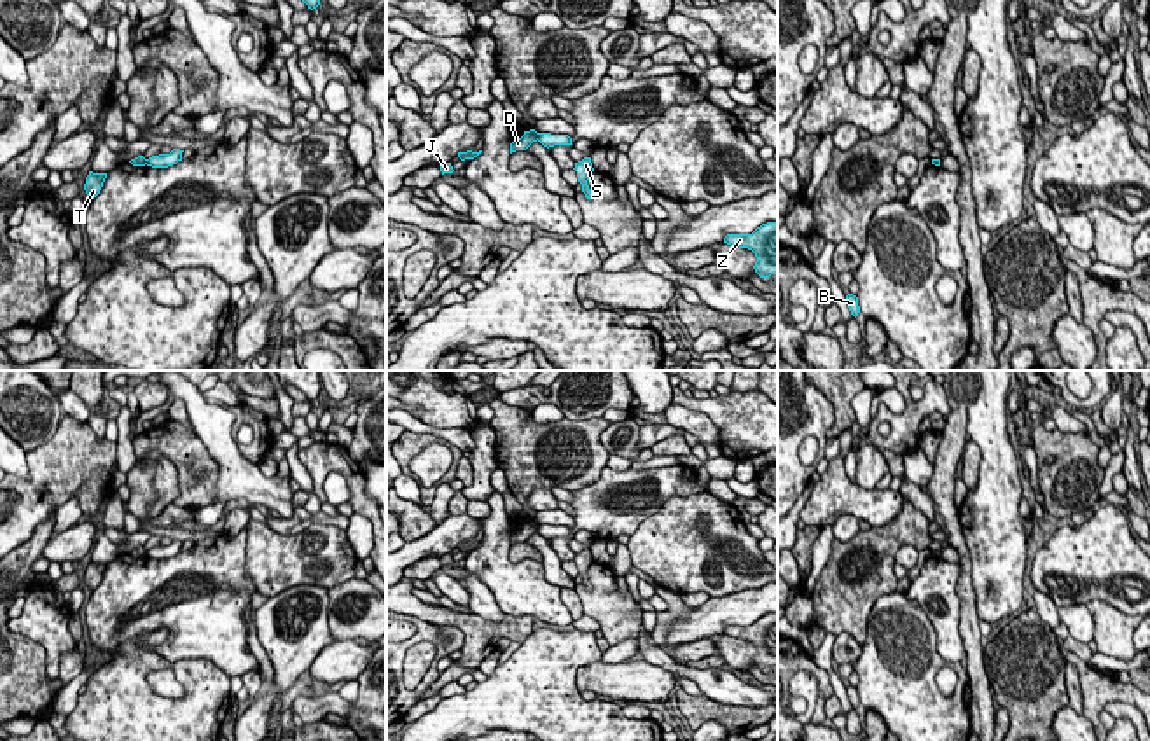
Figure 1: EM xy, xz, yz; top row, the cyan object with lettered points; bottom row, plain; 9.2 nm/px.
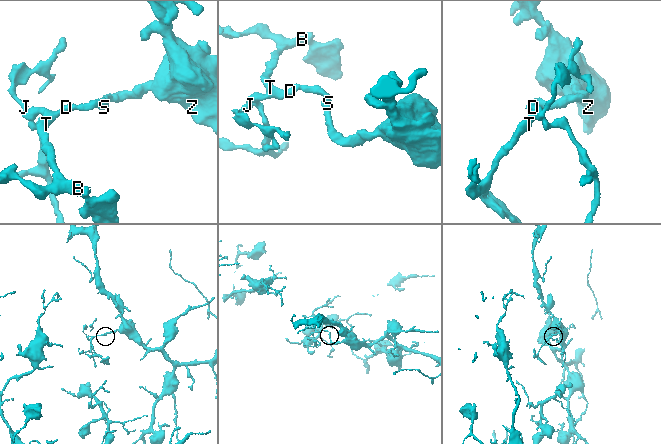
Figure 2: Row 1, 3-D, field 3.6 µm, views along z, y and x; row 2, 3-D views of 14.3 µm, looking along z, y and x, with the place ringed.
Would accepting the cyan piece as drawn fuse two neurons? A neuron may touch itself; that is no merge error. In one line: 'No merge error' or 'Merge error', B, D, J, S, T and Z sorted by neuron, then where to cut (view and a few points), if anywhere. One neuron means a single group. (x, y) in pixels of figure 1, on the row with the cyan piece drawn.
Merge error. Groups: B D J T / S Z. Split along xz (539, 133), (535, 138)

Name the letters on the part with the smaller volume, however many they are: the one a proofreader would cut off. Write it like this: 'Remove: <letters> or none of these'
Remove: B, D, J, T

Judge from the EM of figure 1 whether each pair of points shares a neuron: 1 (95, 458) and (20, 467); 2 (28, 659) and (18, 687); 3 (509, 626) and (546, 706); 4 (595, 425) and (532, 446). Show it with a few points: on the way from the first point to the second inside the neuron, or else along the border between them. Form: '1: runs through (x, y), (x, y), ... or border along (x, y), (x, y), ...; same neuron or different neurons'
1: border along (25, 453), (30, 479); different neurons
2: runs through (21, 666), (18, 680); same neuron
3: border along (533, 630), (521, 644); different neurons
4: runs through (579, 439), (547, 439); same neuron

